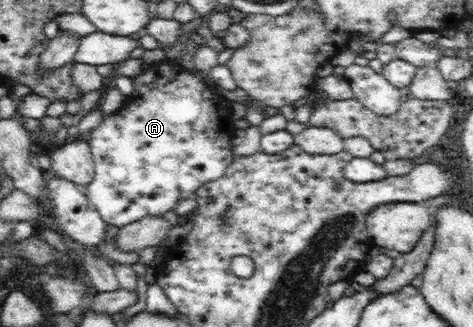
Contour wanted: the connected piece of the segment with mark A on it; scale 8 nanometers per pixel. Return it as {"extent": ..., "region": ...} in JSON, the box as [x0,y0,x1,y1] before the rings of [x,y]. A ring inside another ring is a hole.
{"extent":[82,59,235,228],"region":[[[165,59],[158,63],[148,64],[148,67],[139,76],[132,78],[132,81],[133,92],[126,99],[128,106],[120,109],[114,115],[106,116],[101,121],[101,124],[92,130],[89,135],[87,142],[95,161],[95,174],[92,181],[82,188],[86,196],[88,196],[90,203],[98,210],[105,223],[115,225],[119,228],[134,223],[146,216],[162,216],[166,211],[173,211],[178,200],[194,197],[195,191],[199,187],[202,187],[204,183],[222,177],[227,167],[235,158],[231,142],[233,126],[231,124],[230,113],[228,112],[230,101],[218,91],[215,91],[214,88],[200,80],[197,74]]]}

